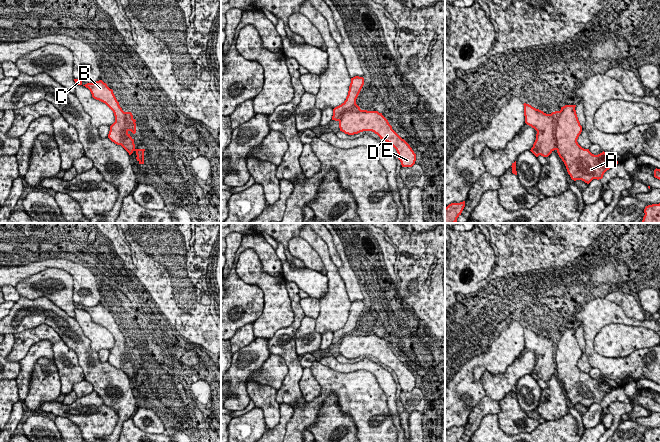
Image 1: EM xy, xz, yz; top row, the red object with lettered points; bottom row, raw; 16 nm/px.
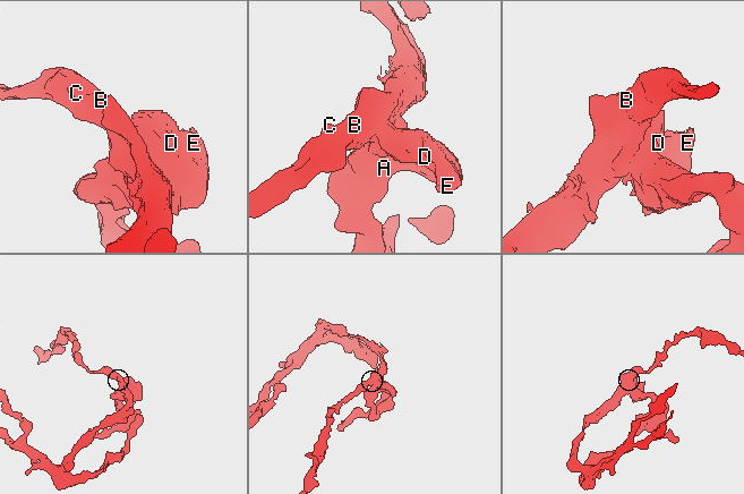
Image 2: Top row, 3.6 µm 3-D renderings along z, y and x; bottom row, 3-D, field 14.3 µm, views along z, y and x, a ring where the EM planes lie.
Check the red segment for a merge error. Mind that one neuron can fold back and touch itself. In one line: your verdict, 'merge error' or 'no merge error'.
merge error

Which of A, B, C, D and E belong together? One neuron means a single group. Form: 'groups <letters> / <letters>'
groups A D E / B C

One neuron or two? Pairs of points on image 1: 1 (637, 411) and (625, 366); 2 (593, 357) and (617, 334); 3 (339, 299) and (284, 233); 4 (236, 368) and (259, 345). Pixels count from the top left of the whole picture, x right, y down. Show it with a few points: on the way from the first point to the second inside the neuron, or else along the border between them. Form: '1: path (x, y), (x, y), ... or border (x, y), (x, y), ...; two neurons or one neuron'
1: border (635, 381), (629, 381), (622, 386); two neurons
2: border (599, 330), (594, 349), (607, 357), (620, 357); two neurons
3: border (299, 233), (300, 235); two neurons
4: path (242, 362), (253, 351); one neuron

